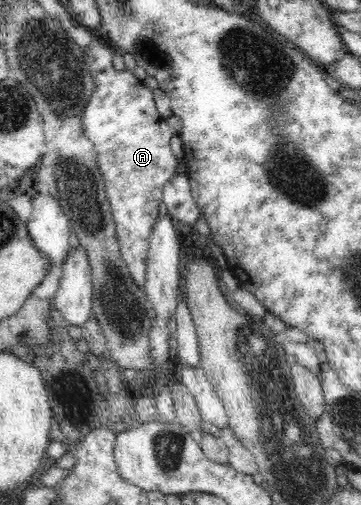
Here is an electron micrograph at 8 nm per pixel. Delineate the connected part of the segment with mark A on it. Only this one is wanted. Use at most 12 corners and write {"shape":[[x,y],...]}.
{"shape":[[84,50],[84,106],[120,253],[143,290],[179,159],[152,91]]}

